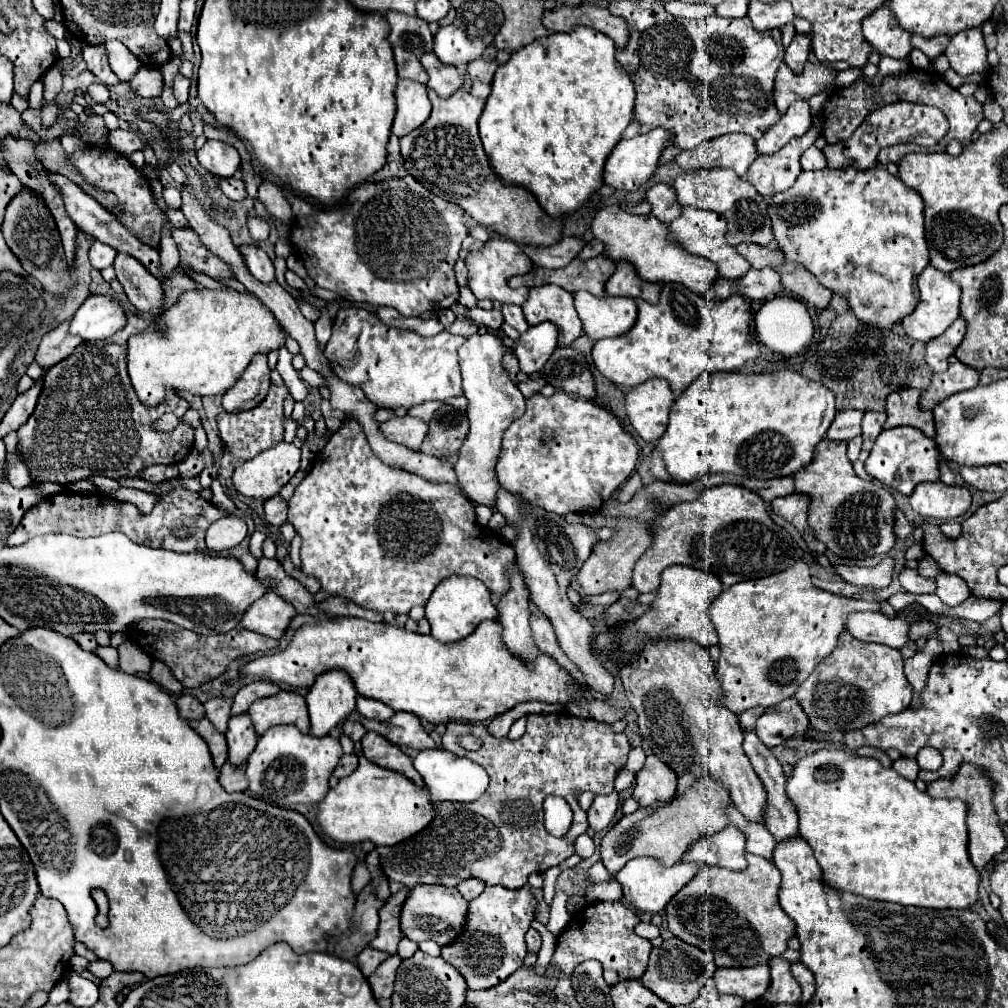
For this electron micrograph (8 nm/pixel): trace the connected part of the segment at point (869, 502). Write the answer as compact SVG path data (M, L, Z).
M822 439L816 447L814 459L796 471L794 481L796 493L810 499L808 525L814 537L824 543L830 553L836 553L838 559L868 559L884 555L894 547L894 497L882 483L856 477L852 463L846 457L846 441Z

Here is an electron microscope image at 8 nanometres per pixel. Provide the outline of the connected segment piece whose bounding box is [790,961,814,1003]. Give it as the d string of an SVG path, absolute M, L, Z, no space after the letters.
M792 963L790 965L790 971L794 975L794 979L800 983L802 987L802 993L804 993L804 1001L802 1003L808 1003L814 995L814 975L808 971L808 967L804 963Z

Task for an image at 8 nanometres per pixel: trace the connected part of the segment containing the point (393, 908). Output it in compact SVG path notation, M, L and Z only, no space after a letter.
M400 891L396 895L392 895L380 909L380 925L378 925L376 939L370 943L372 949L384 951L388 955L396 955L398 941L404 937L398 927L398 917L400 917L400 907L402 907L406 895L408 895L408 891Z

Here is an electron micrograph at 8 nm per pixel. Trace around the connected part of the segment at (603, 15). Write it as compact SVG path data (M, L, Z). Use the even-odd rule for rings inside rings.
M582 3L576 7L556 7L554 11L544 13L544 25L550 33L568 33L574 27L592 27L608 35L618 49L624 49L628 43L628 23L626 19L614 17L608 9L602 9L592 3Z

